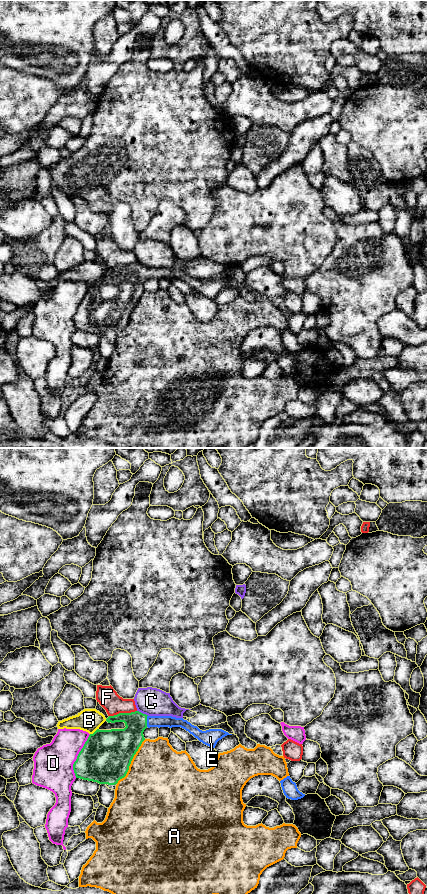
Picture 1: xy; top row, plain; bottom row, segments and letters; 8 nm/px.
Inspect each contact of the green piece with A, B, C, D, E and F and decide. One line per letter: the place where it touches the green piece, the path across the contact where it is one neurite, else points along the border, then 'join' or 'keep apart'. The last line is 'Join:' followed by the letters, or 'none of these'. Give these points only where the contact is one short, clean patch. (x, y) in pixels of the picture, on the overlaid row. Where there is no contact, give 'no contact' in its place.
A: contact xy (130, 762); keep apart
B: contact xy (95, 731); keep apart
C: contact xy (142, 713); keep apart
D: contact xy (77, 756); keep apart
E: contact xy (146, 721); join
F: contact xy (122, 713); border xy (136, 710), (109, 716); keep apart
Join: E

